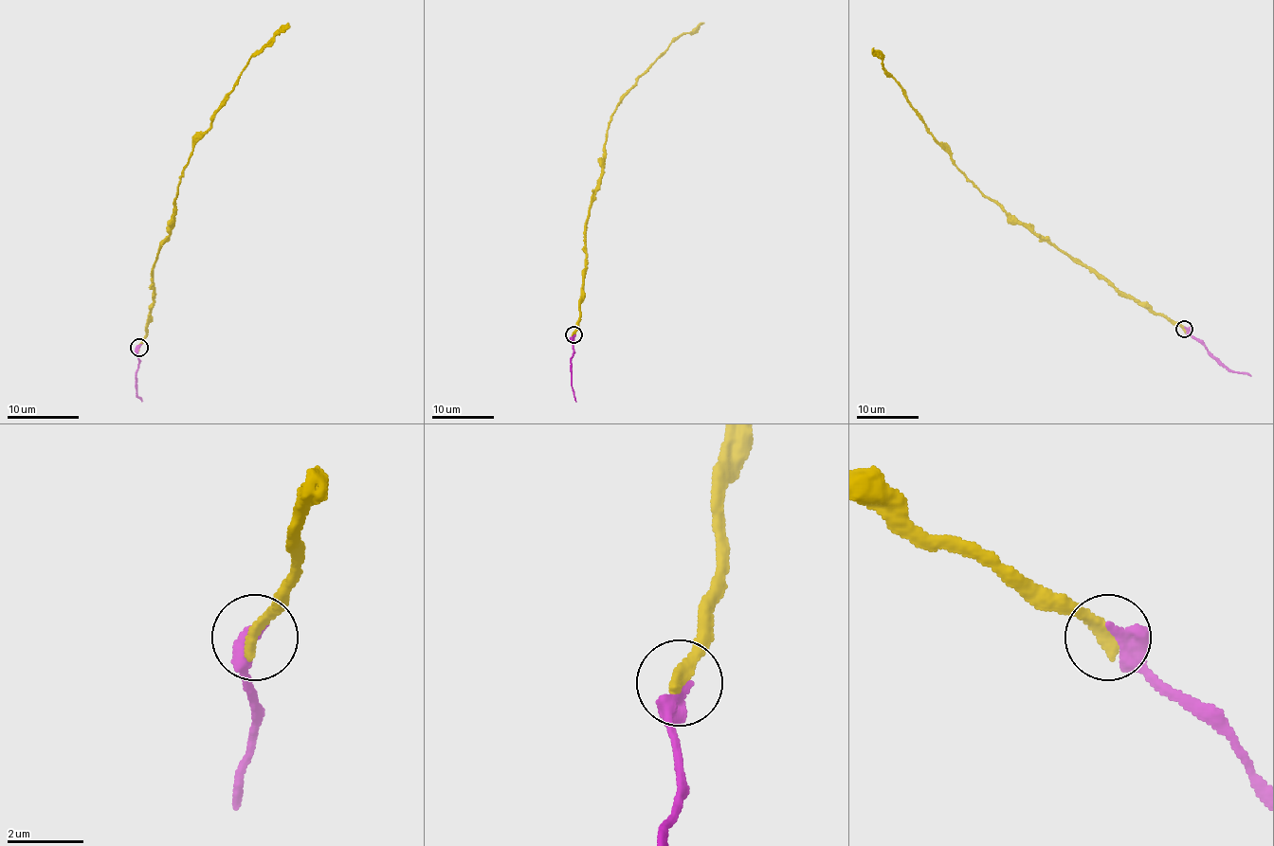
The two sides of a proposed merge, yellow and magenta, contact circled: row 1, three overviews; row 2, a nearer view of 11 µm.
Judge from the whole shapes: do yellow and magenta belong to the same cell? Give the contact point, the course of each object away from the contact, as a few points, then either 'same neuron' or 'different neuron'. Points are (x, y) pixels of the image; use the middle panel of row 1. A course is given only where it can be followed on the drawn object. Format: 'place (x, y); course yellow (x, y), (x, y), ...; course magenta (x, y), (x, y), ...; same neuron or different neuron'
place (573, 334); course yellow (573, 334), (580, 315), (586, 224), (592, 192), (600, 183), (610, 116), (666, 48), (701, 24); course magenta (573, 336), (571, 381), (576, 401); different neuron

